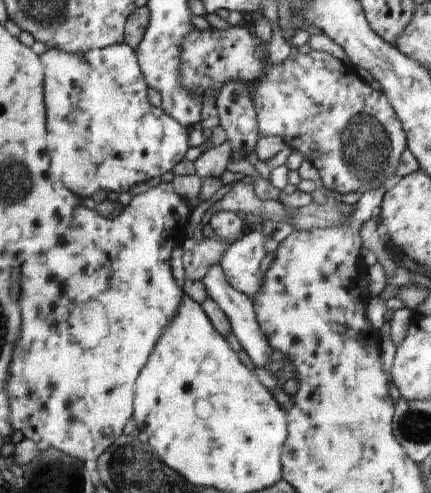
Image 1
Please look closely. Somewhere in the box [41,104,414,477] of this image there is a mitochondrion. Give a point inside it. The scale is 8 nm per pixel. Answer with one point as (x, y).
(365, 145)

